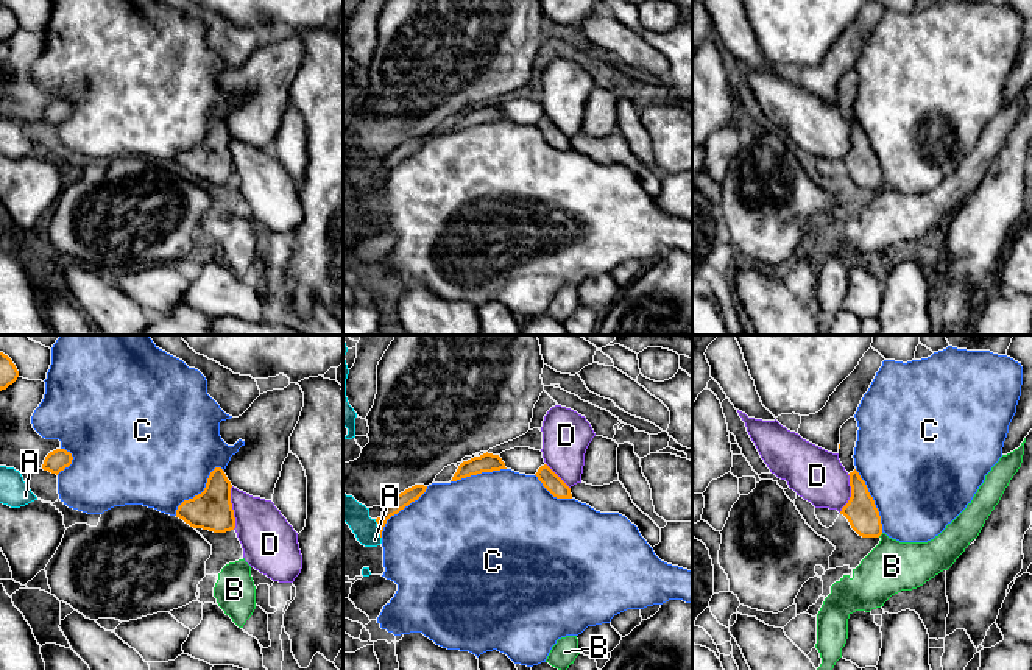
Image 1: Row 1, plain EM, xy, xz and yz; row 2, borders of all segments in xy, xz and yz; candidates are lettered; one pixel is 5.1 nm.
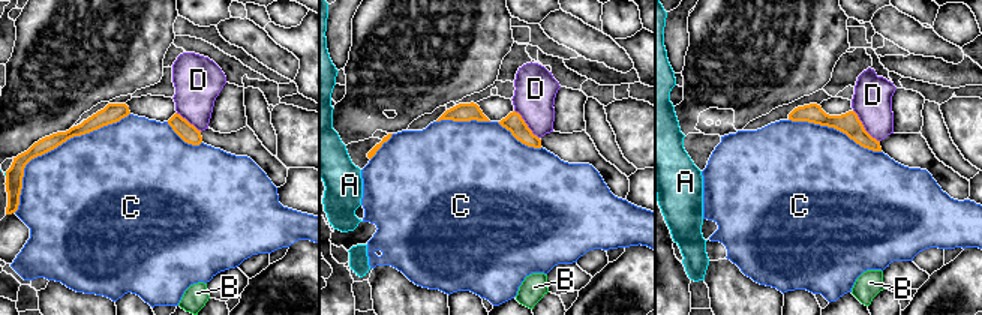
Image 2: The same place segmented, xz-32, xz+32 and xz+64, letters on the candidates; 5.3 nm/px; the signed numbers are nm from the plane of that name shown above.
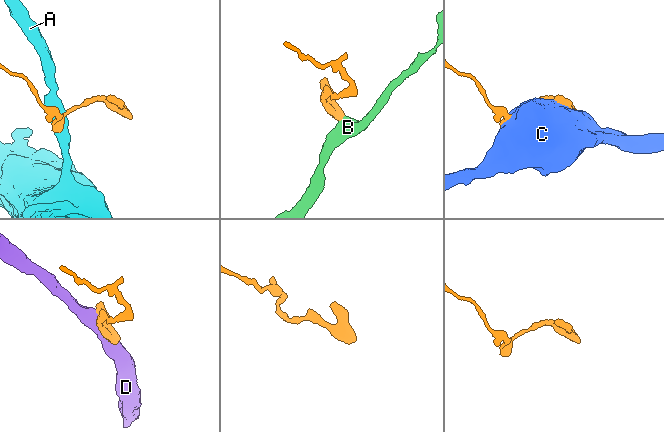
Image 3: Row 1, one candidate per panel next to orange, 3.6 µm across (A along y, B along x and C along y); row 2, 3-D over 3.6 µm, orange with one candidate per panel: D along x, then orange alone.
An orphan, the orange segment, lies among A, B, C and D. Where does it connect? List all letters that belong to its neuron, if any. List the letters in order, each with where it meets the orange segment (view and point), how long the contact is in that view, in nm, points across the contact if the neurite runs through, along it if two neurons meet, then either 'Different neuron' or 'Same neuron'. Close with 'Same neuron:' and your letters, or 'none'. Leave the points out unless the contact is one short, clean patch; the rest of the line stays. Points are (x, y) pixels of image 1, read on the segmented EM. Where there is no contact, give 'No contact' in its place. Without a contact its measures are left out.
A: Touches orange at xz (379, 528). Shared border 110 nm. Boundary: xz (374, 519), (381, 538). Different neuron
B: Touches orange at yz (880, 535). Shared border 40 nm. Path across: yz (861, 511), (864, 519), (880, 535), (886, 541), (892, 566). Same neuron
C: Touches orange at xy (201, 493). Shared border 340 nm. Different neuron
D: Touches orange at xy (231, 508). Shared border 220 nm. Different neuron
Same neuron: B

